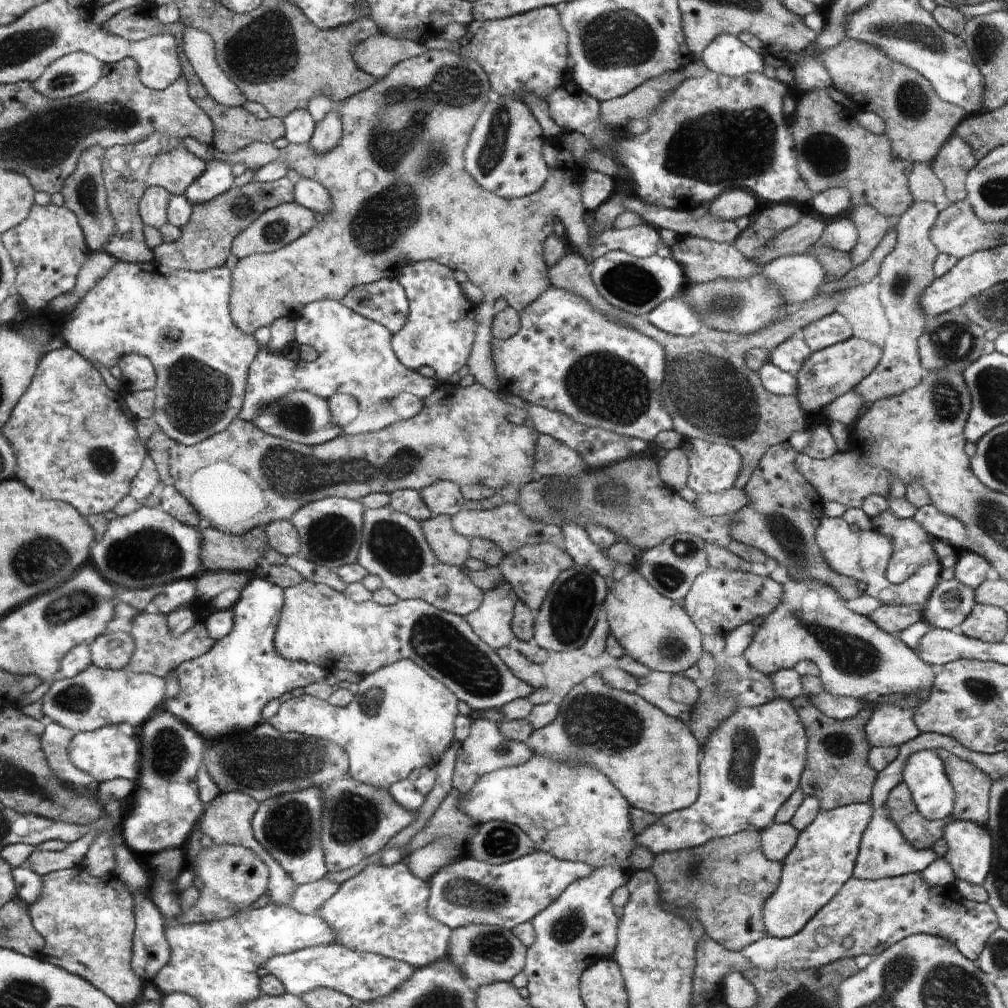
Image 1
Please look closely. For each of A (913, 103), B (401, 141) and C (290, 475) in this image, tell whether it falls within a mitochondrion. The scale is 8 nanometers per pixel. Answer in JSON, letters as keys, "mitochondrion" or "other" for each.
{"A":"mitochondrion","B":"mitochondrion","C":"mitochondrion"}

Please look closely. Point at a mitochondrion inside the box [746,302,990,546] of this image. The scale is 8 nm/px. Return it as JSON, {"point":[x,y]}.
{"point":[950,343]}

